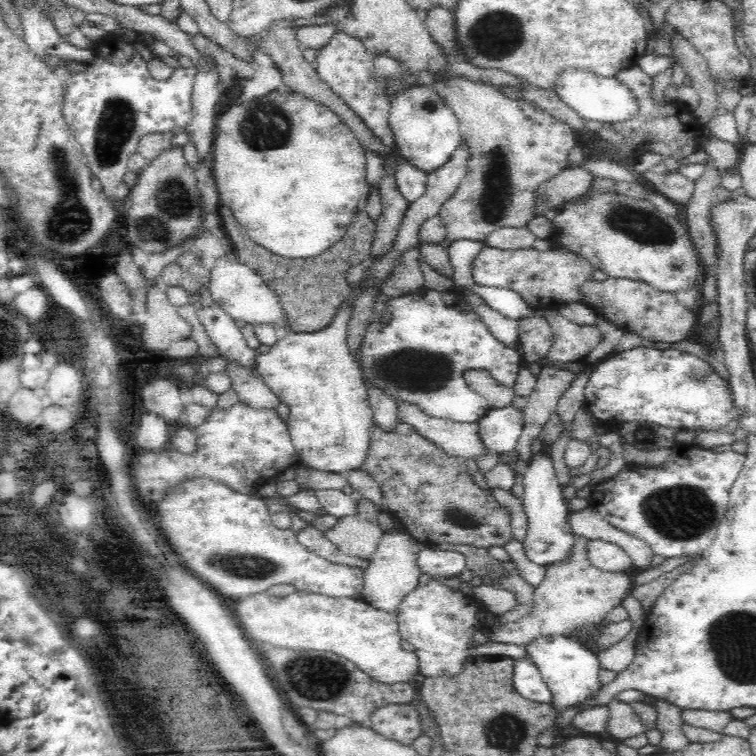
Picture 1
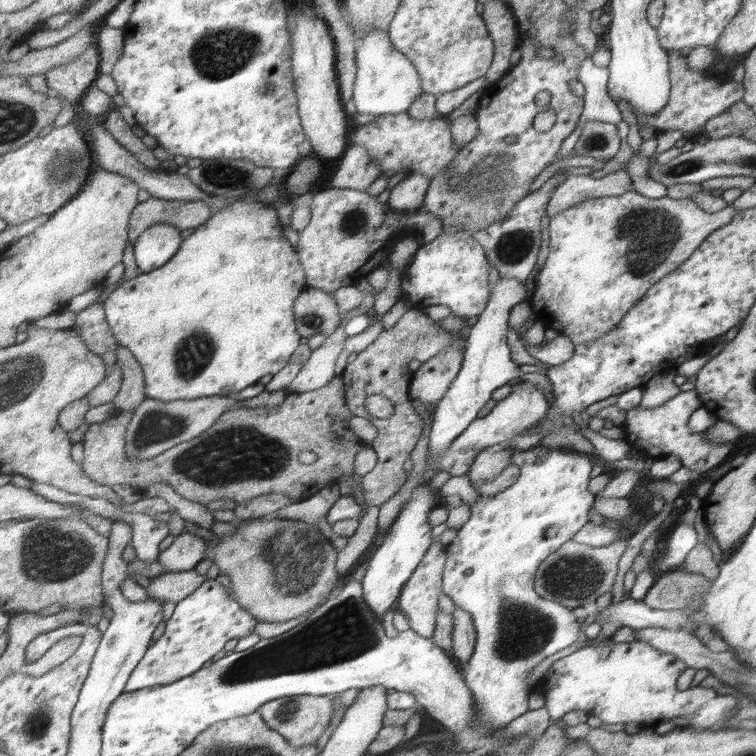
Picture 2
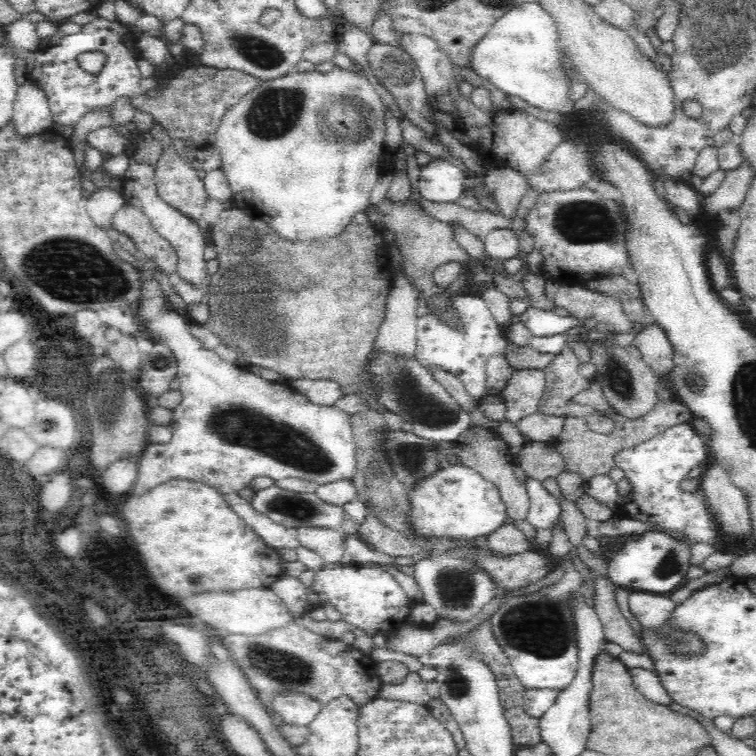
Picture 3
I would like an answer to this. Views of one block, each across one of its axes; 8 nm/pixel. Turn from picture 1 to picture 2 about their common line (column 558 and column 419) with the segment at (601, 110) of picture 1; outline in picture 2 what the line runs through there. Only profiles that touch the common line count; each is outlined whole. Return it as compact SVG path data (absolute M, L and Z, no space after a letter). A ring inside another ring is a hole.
M373 28L359 44L359 80L355 86L355 106L361 114L389 116L409 112L415 102L425 94L425 80L415 62L399 52L389 32Z

